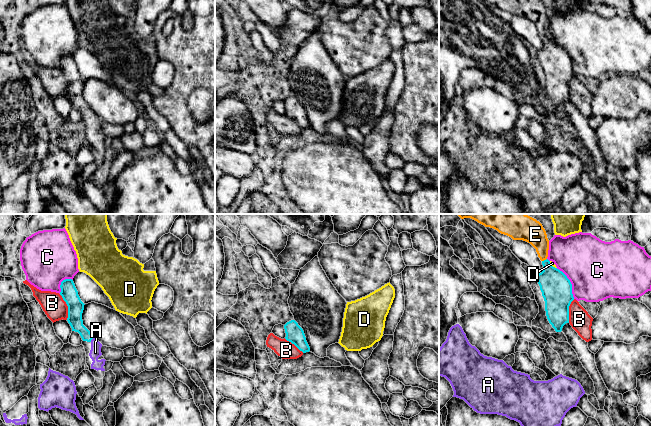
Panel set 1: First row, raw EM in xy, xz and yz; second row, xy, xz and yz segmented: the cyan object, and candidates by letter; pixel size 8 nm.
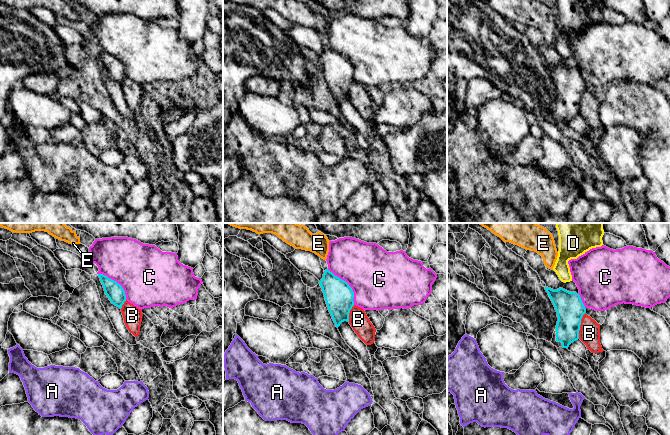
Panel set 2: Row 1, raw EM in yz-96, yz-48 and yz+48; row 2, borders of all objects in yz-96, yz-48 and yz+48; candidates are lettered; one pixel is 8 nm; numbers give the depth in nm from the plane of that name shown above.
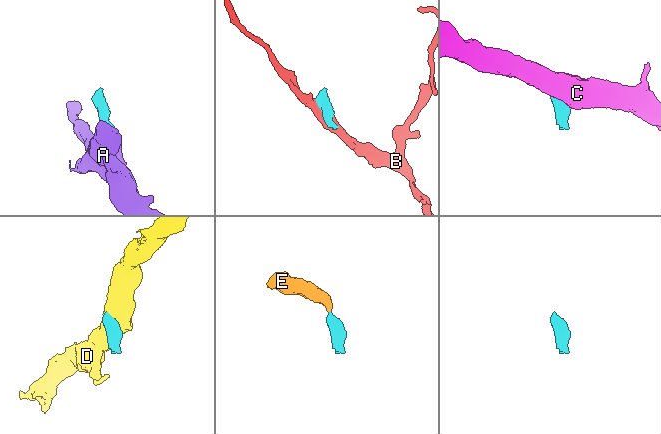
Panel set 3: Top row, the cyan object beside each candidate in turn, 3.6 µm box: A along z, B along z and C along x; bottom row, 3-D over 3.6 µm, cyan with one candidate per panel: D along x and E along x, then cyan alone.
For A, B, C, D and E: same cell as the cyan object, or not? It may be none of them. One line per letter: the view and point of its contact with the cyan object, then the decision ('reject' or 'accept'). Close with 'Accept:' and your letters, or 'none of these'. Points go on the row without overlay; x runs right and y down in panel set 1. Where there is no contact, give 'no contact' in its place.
A: xy (92, 114) | accept
B: xy (68, 83) | reject
C: yz (570, 58) | reject
D: yz (551, 41) | reject
E: yz (544, 36) | accept
Accept: A, E

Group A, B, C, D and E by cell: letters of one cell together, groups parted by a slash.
A E / B / C / D

